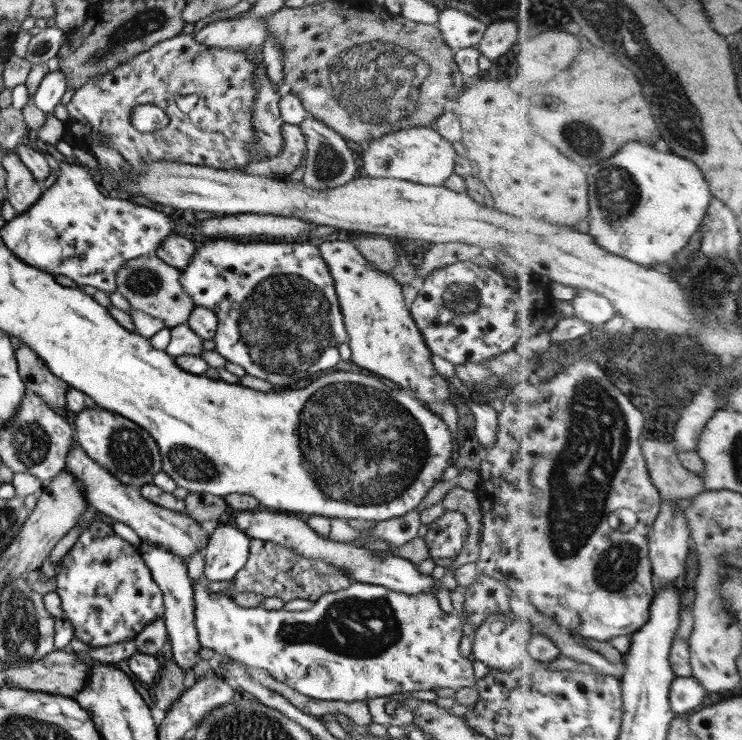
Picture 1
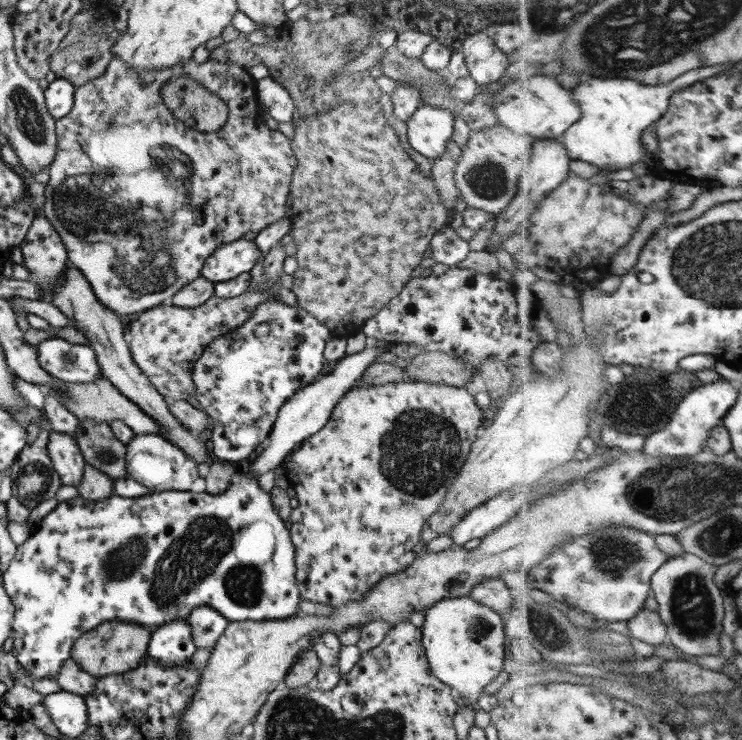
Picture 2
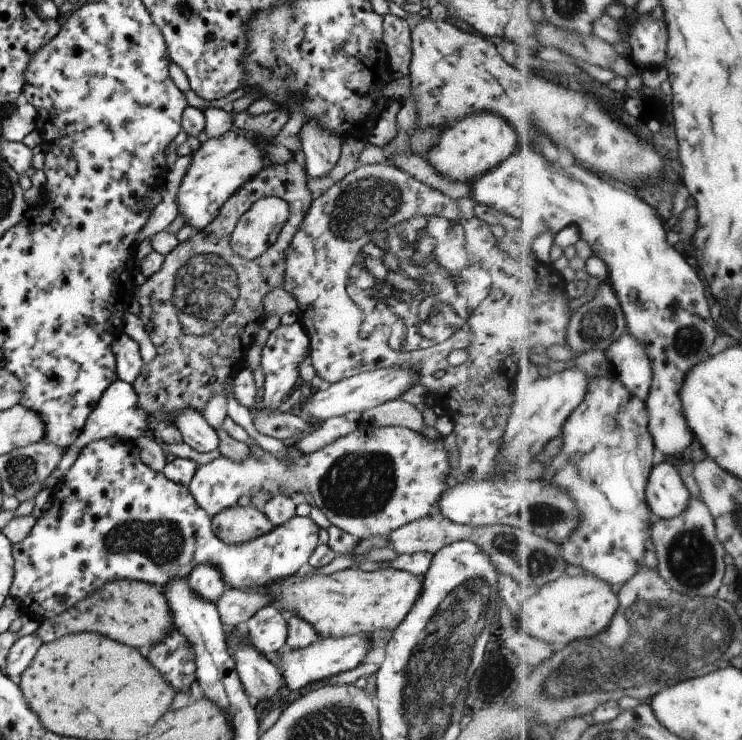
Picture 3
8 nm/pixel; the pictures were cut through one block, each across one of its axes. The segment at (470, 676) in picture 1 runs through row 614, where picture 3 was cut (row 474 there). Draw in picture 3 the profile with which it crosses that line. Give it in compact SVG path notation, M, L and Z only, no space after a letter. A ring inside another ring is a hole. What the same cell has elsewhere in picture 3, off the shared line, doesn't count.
M364 420L359 422L356 430L320 450L302 454L296 445L292 445L287 448L286 454L286 460L280 460L264 451L259 458L248 455L240 462L220 455L208 464L199 466L187 487L197 505L209 517L236 505L240 496L252 498L262 490L272 497L282 494L290 497L299 492L310 494L314 498L314 504L324 512L332 525L353 534L361 541L368 537L386 537L409 522L441 513L441 494L450 488L450 481L458 474L458 470L453 471L450 466L449 454L442 439L432 441L422 433L406 427L377 427Z

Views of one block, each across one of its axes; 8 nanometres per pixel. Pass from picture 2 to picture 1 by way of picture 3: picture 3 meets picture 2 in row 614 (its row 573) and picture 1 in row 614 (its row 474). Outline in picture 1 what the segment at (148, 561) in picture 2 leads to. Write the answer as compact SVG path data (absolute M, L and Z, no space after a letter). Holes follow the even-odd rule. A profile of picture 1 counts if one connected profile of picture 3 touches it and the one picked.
M104 521L90 522L80 533L76 543L61 560L62 567L56 575L56 592L62 598L62 609L72 623L75 638L93 648L105 649L110 644L123 644L136 638L148 624L163 618L164 604L160 587L154 582L150 569L139 549L120 538L111 525Z

